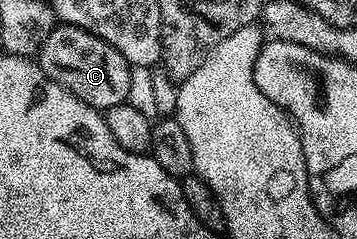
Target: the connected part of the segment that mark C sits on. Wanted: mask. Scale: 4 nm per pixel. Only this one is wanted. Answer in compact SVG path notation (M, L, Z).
M56 25L37 55L41 69L61 88L97 111L105 112L127 101L132 65L113 44L76 26Z

